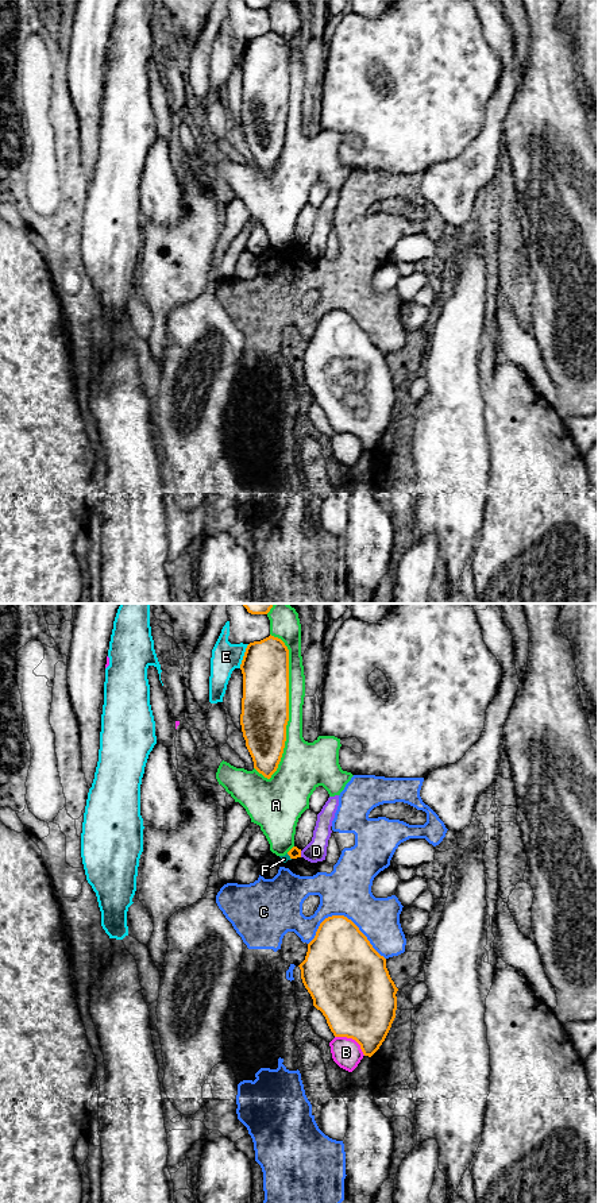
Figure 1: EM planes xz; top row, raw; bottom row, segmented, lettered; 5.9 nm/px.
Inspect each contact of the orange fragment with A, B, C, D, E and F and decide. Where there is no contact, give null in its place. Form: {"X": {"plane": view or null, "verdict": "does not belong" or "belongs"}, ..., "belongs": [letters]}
{"A": {"plane": "xz", "verdict": "does not belong"}, "B": {"plane": "xz", "verdict": "does not belong"}, "C": {"plane": "xz", "verdict": "does not belong"}, "D": {"plane": "xz", "verdict": "does not belong"}, "E": {"plane": "xz", "verdict": "does not belong"}, "F": {"plane": "xz", "verdict": "does not belong"}, "belongs": []}

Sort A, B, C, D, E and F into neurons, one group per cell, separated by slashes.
A / B / C F / D / E

